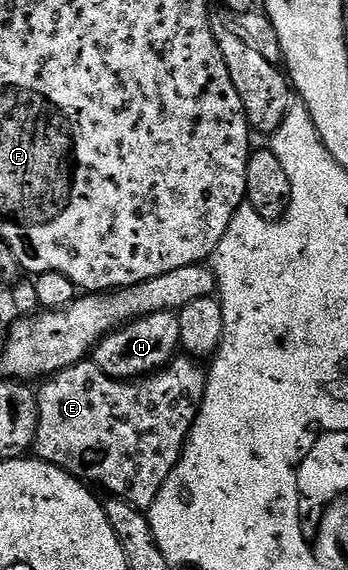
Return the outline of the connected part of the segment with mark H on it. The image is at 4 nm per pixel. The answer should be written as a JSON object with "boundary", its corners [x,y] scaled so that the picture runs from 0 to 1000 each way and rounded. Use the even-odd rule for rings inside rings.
{"boundary":[[[431,549],[420,556],[394,556],[385,563],[365,563],[345,577],[299,593],[273,609],[264,632],[299,658],[328,661],[336,668],[371,668],[391,661],[417,661],[451,654],[486,633],[500,632],[514,618],[517,567],[500,549]]]}

